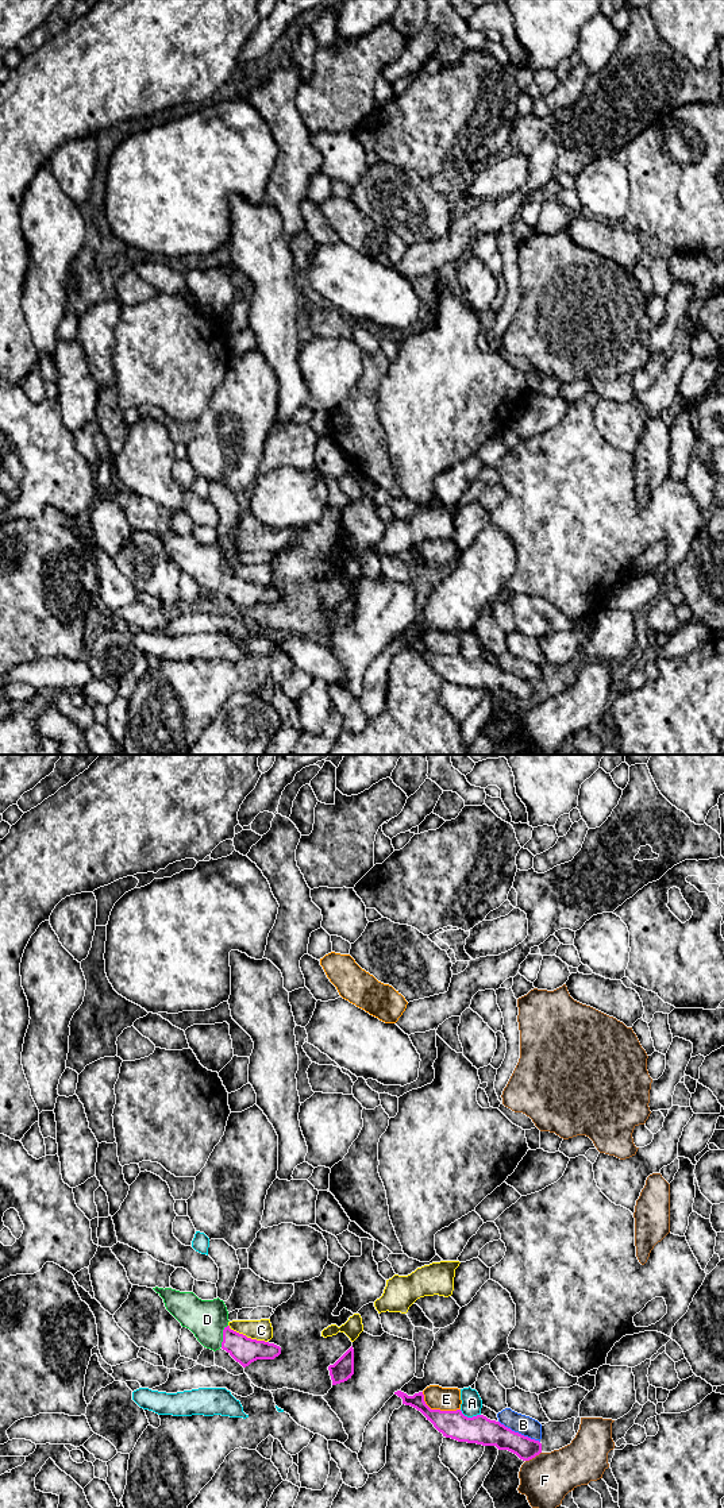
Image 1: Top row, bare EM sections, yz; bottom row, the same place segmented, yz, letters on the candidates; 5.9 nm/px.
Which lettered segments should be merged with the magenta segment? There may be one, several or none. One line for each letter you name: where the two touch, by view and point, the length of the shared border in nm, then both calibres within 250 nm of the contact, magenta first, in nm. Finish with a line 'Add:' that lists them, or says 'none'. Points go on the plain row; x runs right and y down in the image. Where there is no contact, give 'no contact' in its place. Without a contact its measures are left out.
D: contact yz (223, 579); length 140 nm; calibres 160 and 220 nm
Add: D

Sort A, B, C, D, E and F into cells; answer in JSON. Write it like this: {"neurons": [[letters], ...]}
{"neurons": [["A"], ["B"], ["C"], ["D"], ["E"], ["F"]]}

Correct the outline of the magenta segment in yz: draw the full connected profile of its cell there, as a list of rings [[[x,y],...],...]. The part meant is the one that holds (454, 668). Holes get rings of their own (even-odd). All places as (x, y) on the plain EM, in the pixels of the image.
[[[397,635],[394,639],[403,643],[403,648],[420,655],[446,682],[482,690],[496,690],[498,694],[508,694],[516,698],[523,705],[529,705],[542,697],[539,684],[515,676],[484,659],[467,662],[461,653],[431,653],[424,645],[423,636],[408,640]]]

